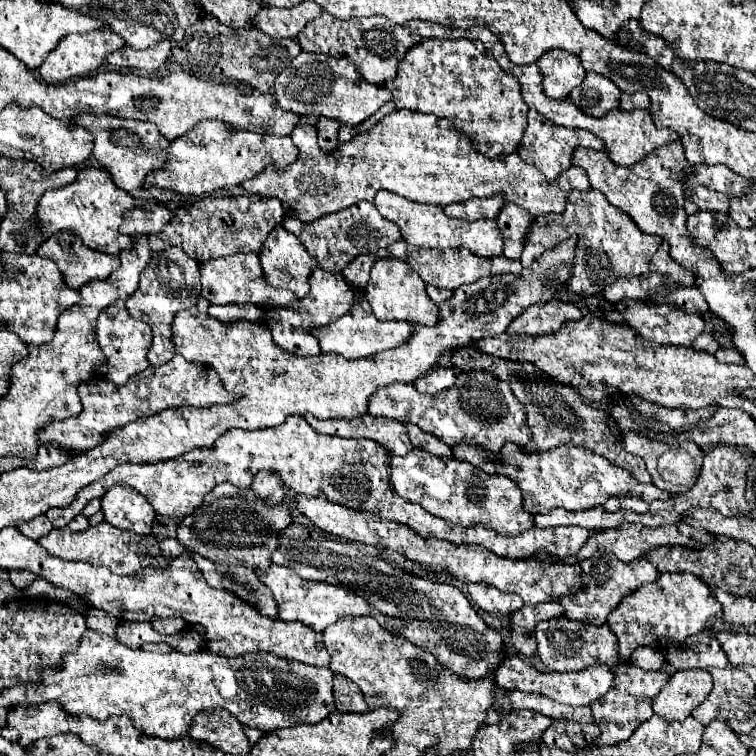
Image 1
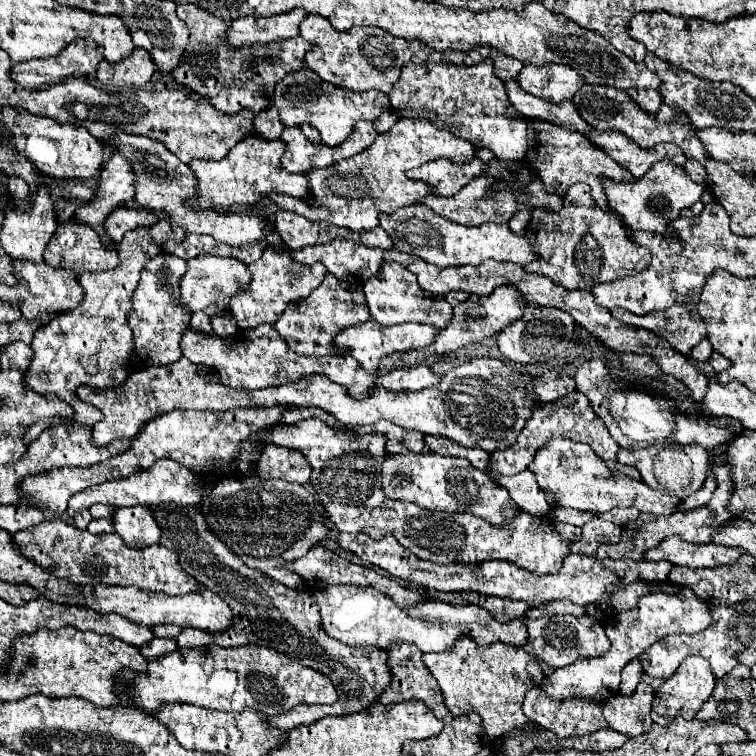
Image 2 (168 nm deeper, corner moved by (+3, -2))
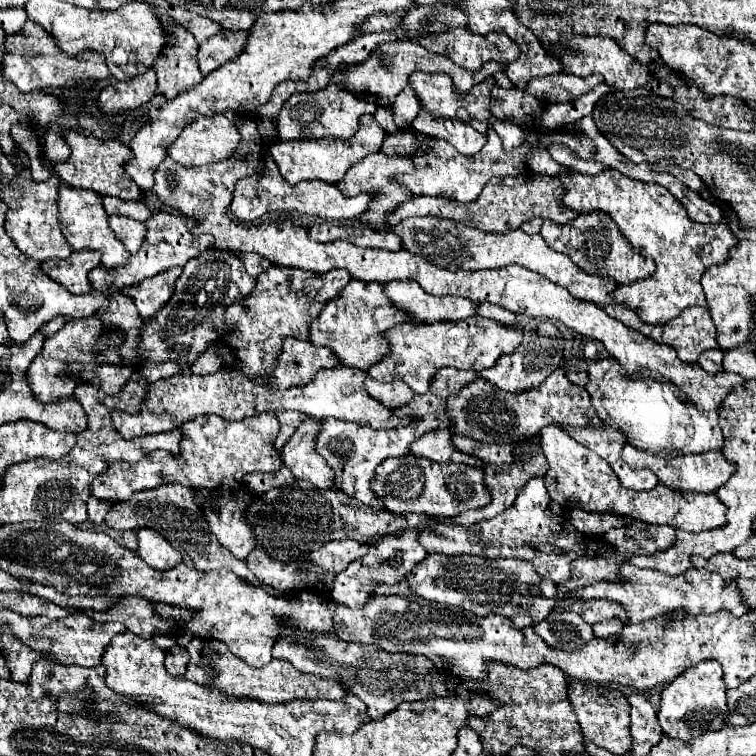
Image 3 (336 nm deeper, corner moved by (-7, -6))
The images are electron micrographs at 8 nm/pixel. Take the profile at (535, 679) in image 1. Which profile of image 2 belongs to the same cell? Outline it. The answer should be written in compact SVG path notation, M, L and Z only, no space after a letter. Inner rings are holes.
M681 587L679 595L669 595L659 589L653 589L645 597L641 597L637 609L627 613L617 613L605 621L605 633L609 635L611 647L605 655L595 657L593 661L577 661L569 667L555 669L549 677L539 685L551 699L567 699L567 697L585 697L585 699L609 699L619 691L619 673L621 669L637 659L645 649L649 649L657 639L671 633L699 633L711 625L709 603L699 599L691 589Z

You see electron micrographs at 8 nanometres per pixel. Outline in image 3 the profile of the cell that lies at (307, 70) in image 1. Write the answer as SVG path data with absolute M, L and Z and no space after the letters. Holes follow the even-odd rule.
M329 85L319 91L311 93L295 93L285 103L281 113L277 115L275 123L279 129L279 137L283 141L287 139L303 139L305 137L337 137L337 139L351 139L357 131L361 115L375 113L377 105L367 103L349 91L339 89L337 85Z

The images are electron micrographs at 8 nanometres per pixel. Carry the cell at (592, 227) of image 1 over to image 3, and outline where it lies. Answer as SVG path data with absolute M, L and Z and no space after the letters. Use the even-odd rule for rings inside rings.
M591 211L591 213L579 215L577 219L565 225L559 225L555 221L543 221L541 237L545 239L547 247L559 253L567 253L571 261L585 273L597 275L601 279L613 279L619 285L647 279L655 271L655 263L635 253L633 247L627 243L627 239L617 229L617 223L603 211Z

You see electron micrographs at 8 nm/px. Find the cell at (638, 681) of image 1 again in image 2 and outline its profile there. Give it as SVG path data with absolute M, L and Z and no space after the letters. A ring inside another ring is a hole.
M639 683L633 695L613 695L603 703L603 715L611 729L627 735L637 737L651 729L651 701L655 693L649 683Z

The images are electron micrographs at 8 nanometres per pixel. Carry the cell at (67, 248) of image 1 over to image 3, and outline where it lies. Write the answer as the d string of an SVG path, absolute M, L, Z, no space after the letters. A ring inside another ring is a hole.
M61 185L59 189L59 225L69 241L71 249L75 251L99 251L101 253L101 265L105 267L123 267L129 261L129 251L123 247L121 241L115 239L113 231L107 225L107 213L101 205L101 195L95 195L95 191L85 189L73 189L67 185Z

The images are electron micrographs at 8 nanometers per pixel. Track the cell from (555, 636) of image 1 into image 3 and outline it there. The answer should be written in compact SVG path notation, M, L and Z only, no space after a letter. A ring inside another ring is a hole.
M559 611L549 613L543 621L539 621L533 631L549 645L563 651L575 651L595 639L593 627L585 623L579 615Z

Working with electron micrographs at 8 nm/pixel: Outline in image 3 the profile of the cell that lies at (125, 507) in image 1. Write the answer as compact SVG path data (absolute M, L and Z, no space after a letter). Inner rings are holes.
M141 527L135 531L137 533L137 555L151 567L155 569L167 569L175 567L175 563L181 563L181 553L175 551L163 535L159 535L155 529Z

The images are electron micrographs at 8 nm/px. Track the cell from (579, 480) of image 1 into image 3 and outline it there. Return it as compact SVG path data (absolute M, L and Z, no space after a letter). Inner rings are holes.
M559 425L545 427L541 431L541 445L545 459L549 463L549 471L545 473L547 491L553 501L567 507L581 507L583 511L605 511L615 515L629 515L633 519L651 523L651 525L671 525L689 533L699 533L705 529L715 529L725 523L725 507L719 503L717 495L711 493L683 493L673 491L669 487L663 487L661 483L651 491L633 491L625 489L617 475L611 471L611 467L591 449L579 445L575 439L571 439ZM553 447L561 447L555 449ZM569 463L583 463L583 465L571 465Z

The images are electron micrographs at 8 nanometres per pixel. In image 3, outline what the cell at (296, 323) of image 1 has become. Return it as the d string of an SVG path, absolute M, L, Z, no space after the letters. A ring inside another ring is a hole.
M351 279L349 285L341 291L341 295L337 299L331 299L323 307L319 317L315 317L311 321L309 343L313 343L315 347L329 347L339 357L339 361L343 365L367 371L367 367L371 367L371 363L377 363L387 353L387 341L383 339L383 331L387 331L389 327L393 327L397 323L409 323L409 321L411 319L407 315L403 315L401 311L395 311L395 307L391 307L391 301L383 295L383 285L381 283L363 283L363 281Z

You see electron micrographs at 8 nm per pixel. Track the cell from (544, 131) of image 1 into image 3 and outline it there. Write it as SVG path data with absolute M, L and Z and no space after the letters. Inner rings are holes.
M605 169L597 175L581 175L577 171L559 173L565 195L563 203L567 209L581 213L591 213L601 209L611 215L619 225L623 235L627 235L633 249L655 261L657 269L651 277L631 283L617 285L611 295L623 307L635 311L643 323L659 325L677 317L685 307L707 307L705 293L701 289L701 275L717 263L729 259L731 245L737 245L737 235L729 225L727 207L723 209L723 219L715 225L701 225L687 217L683 205L661 185L629 179L615 169Z

